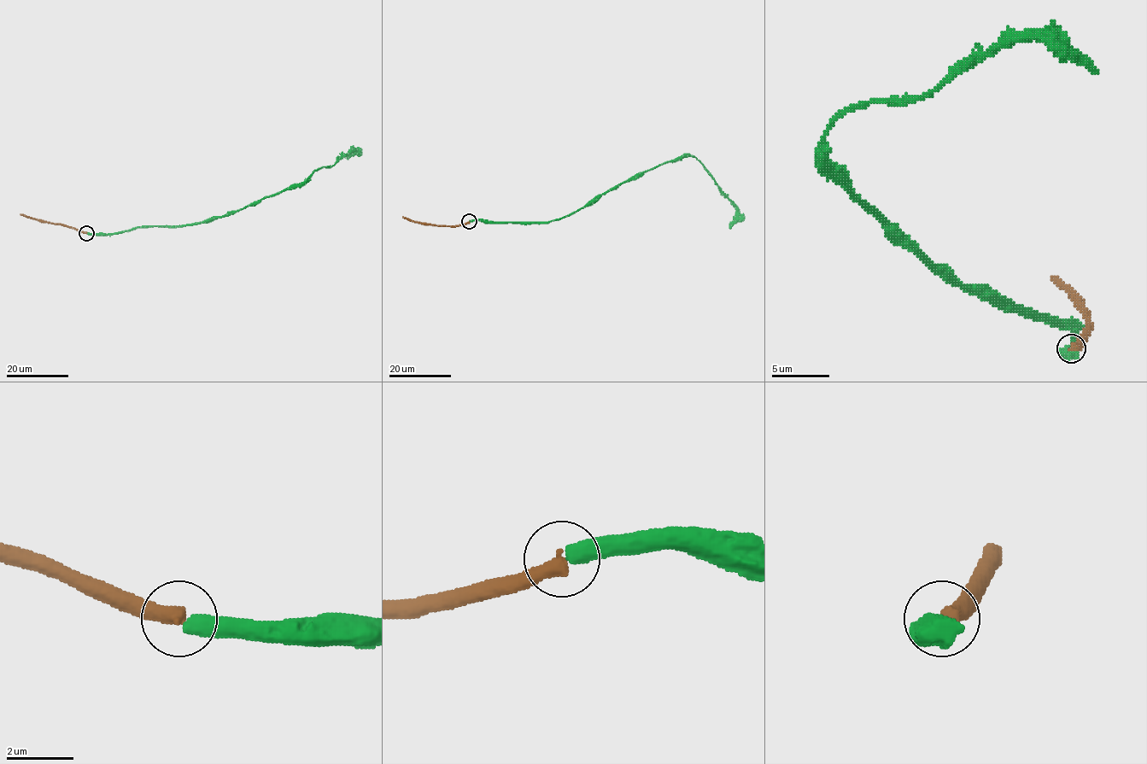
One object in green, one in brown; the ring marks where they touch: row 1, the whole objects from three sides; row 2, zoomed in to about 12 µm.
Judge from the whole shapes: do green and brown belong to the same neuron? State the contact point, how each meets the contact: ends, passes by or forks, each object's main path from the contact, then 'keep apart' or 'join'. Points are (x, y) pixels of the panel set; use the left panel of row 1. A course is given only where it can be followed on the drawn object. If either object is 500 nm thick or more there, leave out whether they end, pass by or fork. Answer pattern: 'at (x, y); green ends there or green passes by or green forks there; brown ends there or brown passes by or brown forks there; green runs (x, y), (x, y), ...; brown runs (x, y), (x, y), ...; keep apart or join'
at (86, 233); green ends there; brown ends there; green runs (87, 233), (116, 234), (139, 227), (214, 220), (299, 186), (317, 169), (330, 167), (354, 149), (347, 160); brown runs (86, 233), (20, 213); keep apart

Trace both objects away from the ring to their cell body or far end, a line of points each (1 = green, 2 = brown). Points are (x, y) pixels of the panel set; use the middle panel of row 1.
1: (470, 222), (551, 222), (592, 205), (602, 195), (645, 172), (693, 155), (734, 207), (736, 221), (729, 229)
2: (469, 222), (458, 225), (434, 225), (402, 216)

